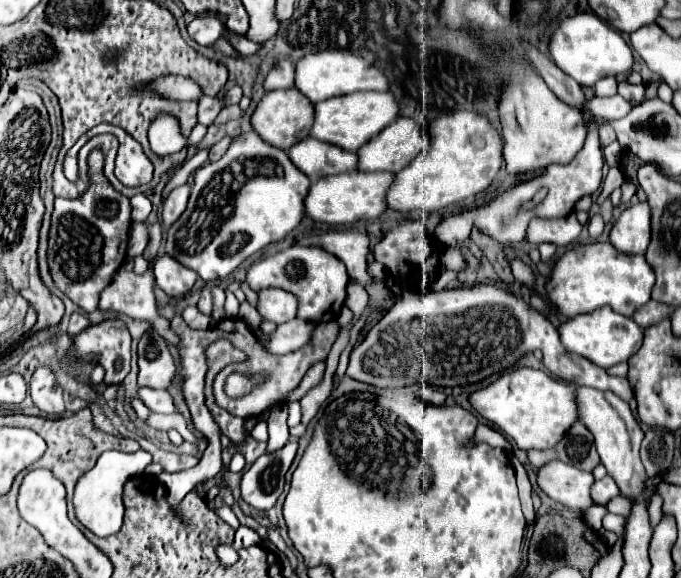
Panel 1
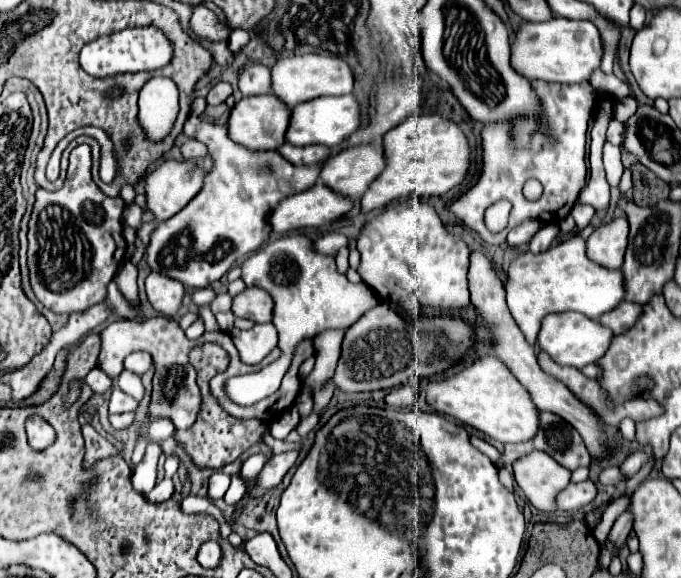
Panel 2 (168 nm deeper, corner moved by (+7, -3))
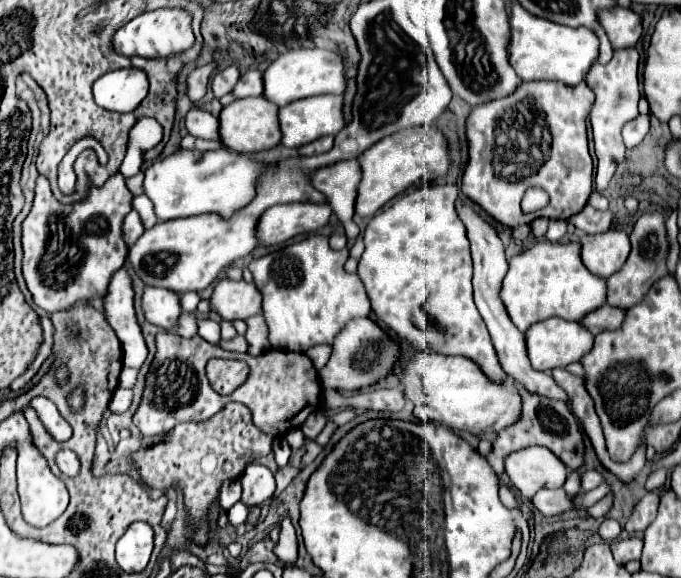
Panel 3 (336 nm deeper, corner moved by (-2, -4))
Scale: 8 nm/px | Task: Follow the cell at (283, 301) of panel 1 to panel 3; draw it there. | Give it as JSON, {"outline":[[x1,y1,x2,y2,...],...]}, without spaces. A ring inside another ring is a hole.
{"outline":[[219,280,213,296,211,296,211,308,221,314,223,320,247,320,253,314,261,312,261,292,257,290,255,284,247,282,235,282,235,280]]}

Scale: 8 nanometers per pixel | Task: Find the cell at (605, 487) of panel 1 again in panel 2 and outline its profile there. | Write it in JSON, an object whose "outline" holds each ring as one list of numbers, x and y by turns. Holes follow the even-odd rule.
{"outline":[[588,479,582,483,570,483,556,495,556,509,558,511,576,511,590,505,596,497,596,485]]}

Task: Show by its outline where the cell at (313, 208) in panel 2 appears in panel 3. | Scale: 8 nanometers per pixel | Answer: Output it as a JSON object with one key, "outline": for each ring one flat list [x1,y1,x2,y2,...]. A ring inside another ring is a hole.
{"outline":[[291,202,271,206,257,224,257,240,265,246,281,244,297,234,313,232,323,228,333,210,329,204,307,204,307,202]]}

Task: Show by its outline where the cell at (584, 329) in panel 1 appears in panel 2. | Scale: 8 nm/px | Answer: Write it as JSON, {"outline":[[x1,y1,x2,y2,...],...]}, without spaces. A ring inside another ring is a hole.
{"outline":[[552,313,542,319,536,343,540,351,546,351,552,361,558,365,568,365,582,369,588,363,596,363,602,355,604,349,608,349,608,341,612,341,612,333,604,329,602,325,596,325,596,321,584,317,582,313]]}

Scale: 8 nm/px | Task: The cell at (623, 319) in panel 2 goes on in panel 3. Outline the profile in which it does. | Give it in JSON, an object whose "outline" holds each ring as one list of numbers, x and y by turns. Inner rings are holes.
{"outline":[[607,304,607,306,601,306,599,310,595,310,593,314,587,314,581,322,589,332,599,334,601,330,617,330,617,328,621,328,623,320,625,320,625,310]]}

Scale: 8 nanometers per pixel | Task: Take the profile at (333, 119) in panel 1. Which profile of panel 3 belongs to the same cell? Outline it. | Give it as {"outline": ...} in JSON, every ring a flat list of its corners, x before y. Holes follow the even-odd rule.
{"outline":[[325,94,325,96,313,96,313,98,291,102,289,106,279,110,279,120,281,120,281,132,283,132,281,144,287,148,305,146,321,136,337,136,347,124,343,114,343,96]]}

